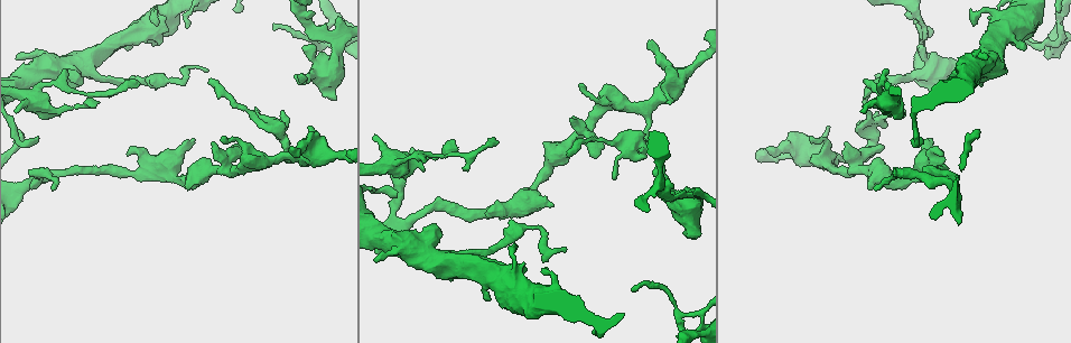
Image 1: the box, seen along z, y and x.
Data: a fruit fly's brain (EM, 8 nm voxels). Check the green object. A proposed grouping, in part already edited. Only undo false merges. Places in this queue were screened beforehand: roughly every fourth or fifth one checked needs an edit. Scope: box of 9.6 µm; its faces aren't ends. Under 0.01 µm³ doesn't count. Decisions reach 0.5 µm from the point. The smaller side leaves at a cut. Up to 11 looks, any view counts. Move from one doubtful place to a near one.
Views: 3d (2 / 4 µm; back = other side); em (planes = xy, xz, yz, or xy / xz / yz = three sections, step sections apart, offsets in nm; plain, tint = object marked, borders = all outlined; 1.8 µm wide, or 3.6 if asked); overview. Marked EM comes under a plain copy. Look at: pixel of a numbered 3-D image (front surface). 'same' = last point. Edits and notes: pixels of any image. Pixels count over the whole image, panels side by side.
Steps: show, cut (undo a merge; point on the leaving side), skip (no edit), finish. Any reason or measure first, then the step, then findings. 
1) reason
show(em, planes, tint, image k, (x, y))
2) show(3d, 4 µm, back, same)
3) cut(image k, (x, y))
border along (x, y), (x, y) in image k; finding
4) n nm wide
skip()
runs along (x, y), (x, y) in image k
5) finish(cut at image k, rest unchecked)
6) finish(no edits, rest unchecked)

three arms meet
show(em, 3.6 µm, yz, step 4, tint, image 1, (799, 156))

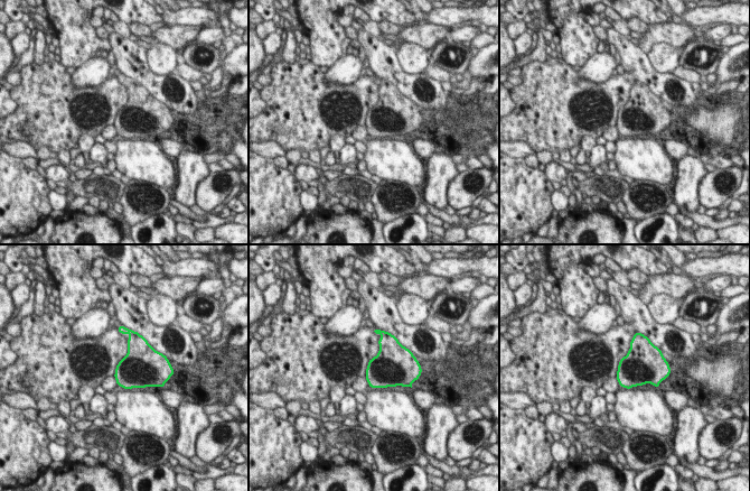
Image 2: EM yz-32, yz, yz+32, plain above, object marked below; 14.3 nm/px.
another direction
show(em, 3.6 µm, planes, tint, same)

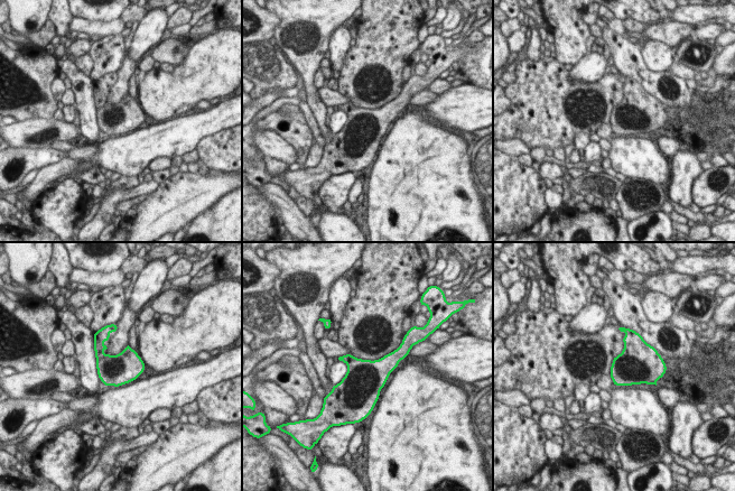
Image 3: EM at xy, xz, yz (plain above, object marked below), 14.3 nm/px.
skip()
all the same neuron

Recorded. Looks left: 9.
four or more arms meet
show(3d, 2 µm, image 1, (221, 171))

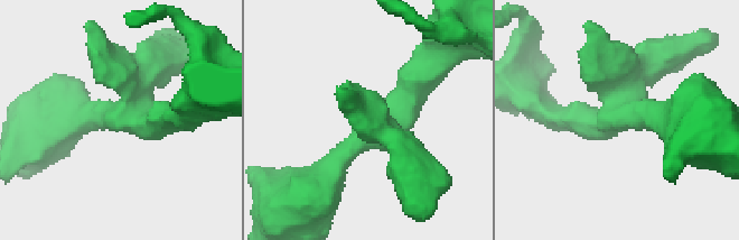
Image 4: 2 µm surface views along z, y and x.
4 arms
show(em, 3.6 µm, planes, tint, image 4, (621, 115))

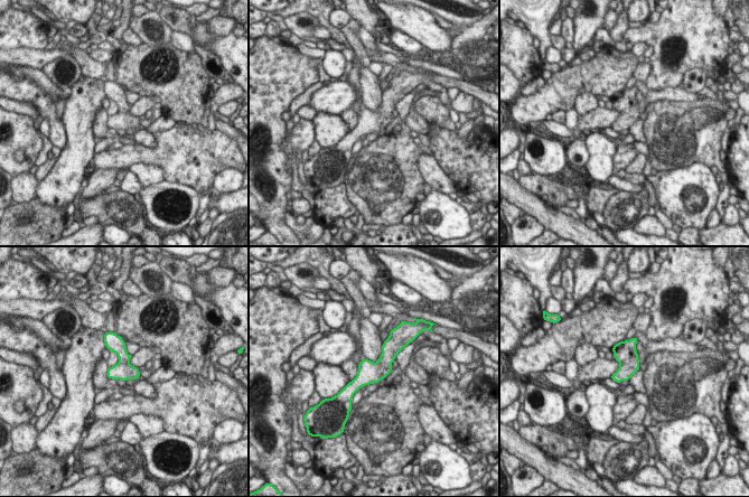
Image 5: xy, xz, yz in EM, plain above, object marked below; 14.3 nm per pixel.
280 nm wide
skip()
runs along (394, 347), (350, 393) in image 5; continuous, no second neuron

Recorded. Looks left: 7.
two arms at a narrow angle
show(em, planes, tint, image 1, (868, 133))

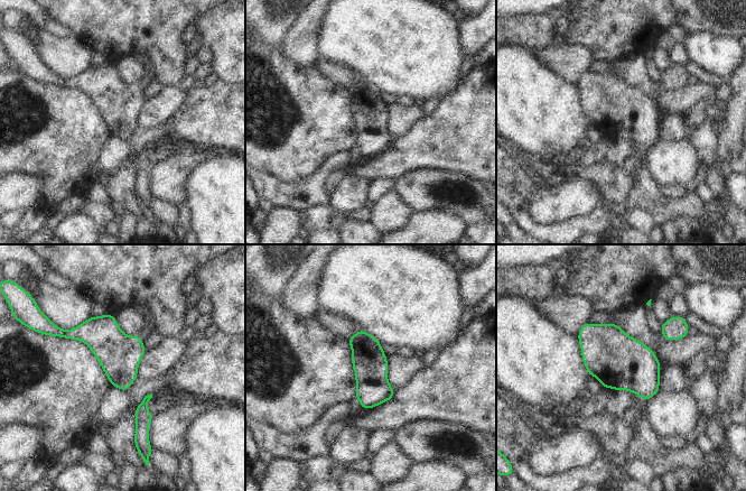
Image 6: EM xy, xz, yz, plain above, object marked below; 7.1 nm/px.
skip()
continuous, no second neuron

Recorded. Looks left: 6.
thick turns thin
show(em, xy, step 8, borders, image 1, (176, 80))

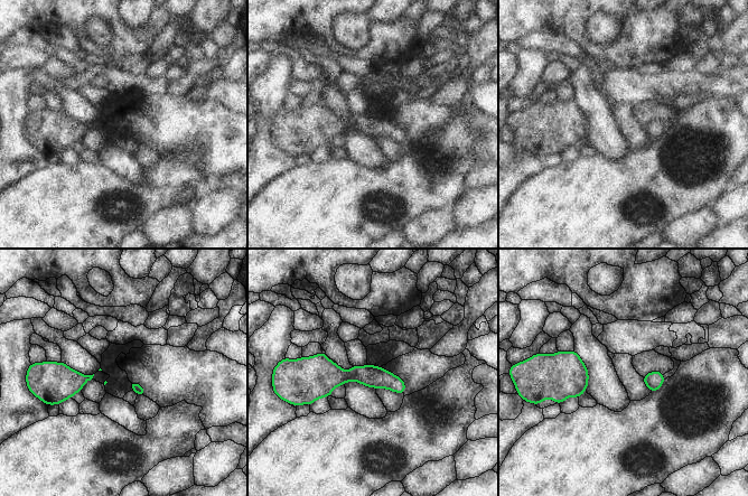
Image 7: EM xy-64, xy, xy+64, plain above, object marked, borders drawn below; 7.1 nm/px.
skip()
one neuron here

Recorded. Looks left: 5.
finish(no edits, rest unchecked)

